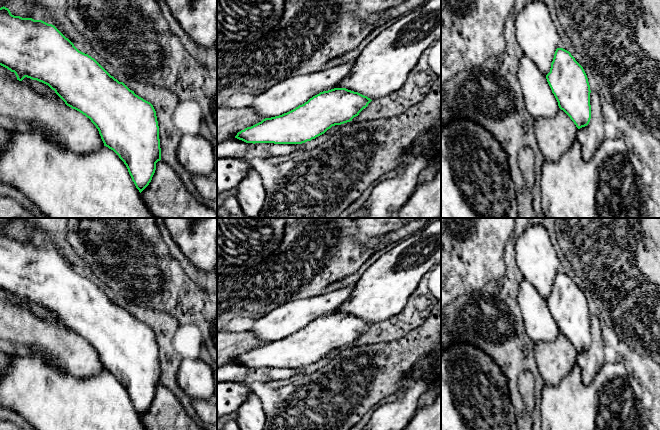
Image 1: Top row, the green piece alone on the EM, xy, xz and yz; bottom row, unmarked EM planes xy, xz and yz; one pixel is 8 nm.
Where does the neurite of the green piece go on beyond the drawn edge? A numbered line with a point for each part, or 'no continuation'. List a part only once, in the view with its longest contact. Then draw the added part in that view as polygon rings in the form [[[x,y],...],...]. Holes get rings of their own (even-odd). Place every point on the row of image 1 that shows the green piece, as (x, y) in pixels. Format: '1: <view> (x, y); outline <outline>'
1: xz (283, 96); outline [[[355,61],[336,65],[329,69],[291,76],[254,96],[251,107],[263,118],[287,113],[304,104],[313,96],[337,87],[346,77]]]

